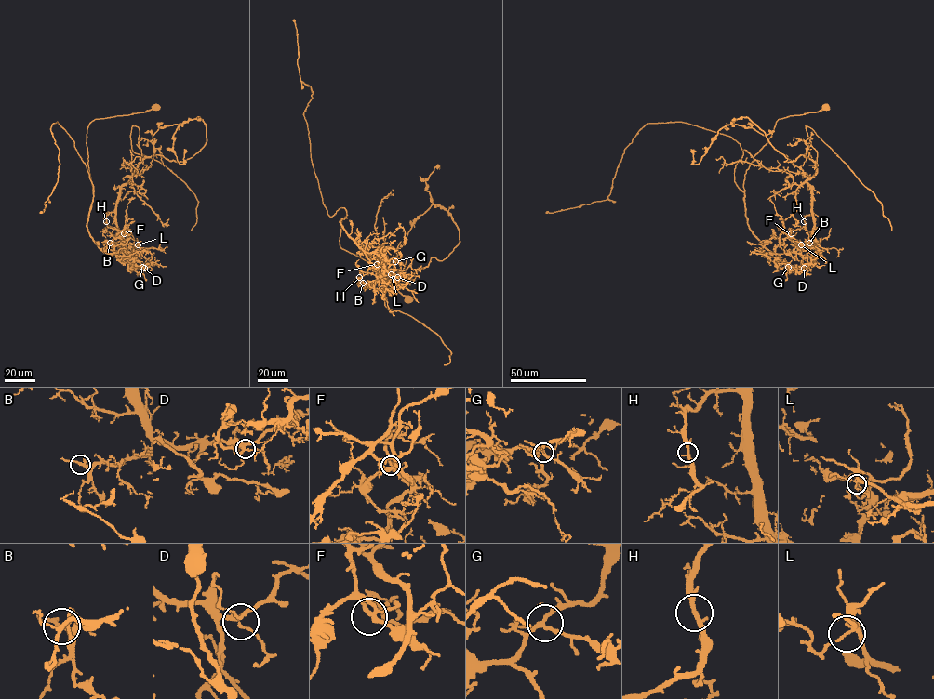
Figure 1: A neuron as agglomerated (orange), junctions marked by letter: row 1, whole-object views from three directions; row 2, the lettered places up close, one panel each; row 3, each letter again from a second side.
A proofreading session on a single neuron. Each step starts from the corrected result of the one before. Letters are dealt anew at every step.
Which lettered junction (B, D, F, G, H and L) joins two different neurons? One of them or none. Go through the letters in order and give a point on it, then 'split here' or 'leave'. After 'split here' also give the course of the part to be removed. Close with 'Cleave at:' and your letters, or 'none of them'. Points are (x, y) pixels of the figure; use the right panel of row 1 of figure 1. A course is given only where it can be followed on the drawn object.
B: (809, 243) | leave
D: (804, 268) | leave
F: (791, 233) | leave
G: (788, 267) | leave
H: (804, 221) | leave
L: (801, 244) | split here | (801, 244), (768, 250), (734, 181), (740, 145), (681, 122), (639, 130), (607, 199), (546, 212)
Cleave at: L

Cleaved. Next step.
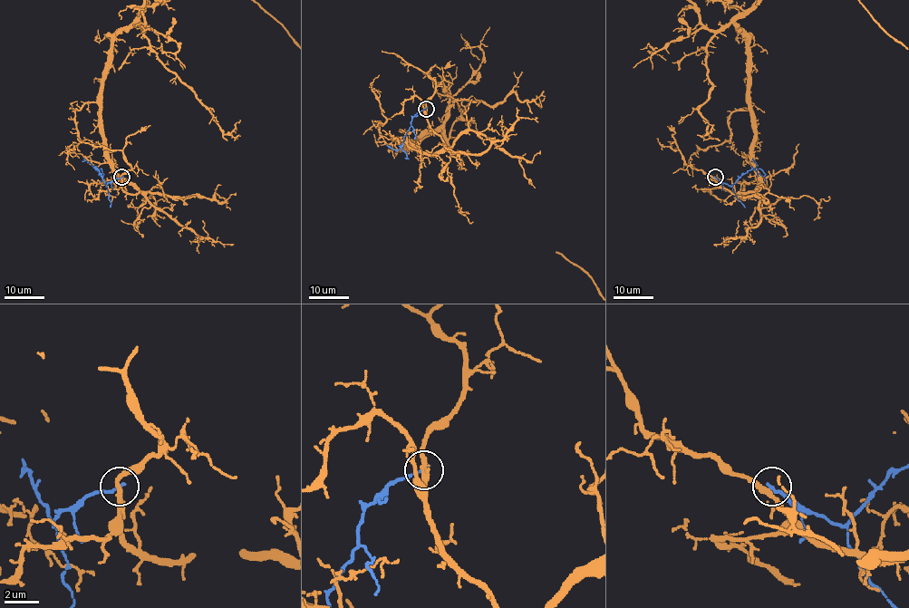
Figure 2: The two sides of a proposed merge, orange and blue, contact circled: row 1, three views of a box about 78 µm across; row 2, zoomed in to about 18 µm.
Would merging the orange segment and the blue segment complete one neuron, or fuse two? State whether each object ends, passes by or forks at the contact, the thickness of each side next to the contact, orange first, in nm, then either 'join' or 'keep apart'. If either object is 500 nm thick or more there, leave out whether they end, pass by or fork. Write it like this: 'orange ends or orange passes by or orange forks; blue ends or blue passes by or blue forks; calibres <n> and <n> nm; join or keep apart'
orange passes by; blue ends; calibres 280 and 190 nm; keep apart

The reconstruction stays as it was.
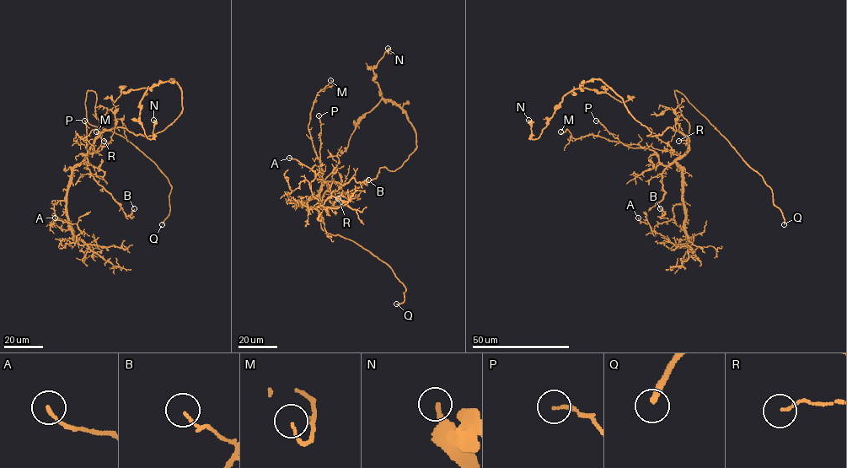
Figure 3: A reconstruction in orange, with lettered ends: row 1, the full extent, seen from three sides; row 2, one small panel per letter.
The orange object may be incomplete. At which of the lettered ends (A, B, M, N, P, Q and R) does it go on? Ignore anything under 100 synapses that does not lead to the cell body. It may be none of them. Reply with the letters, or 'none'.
Q

